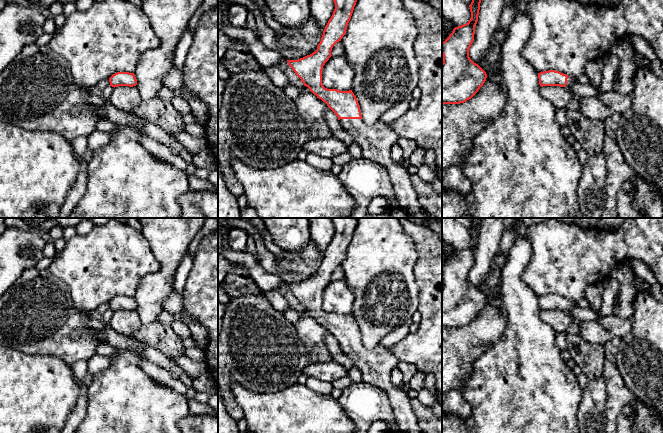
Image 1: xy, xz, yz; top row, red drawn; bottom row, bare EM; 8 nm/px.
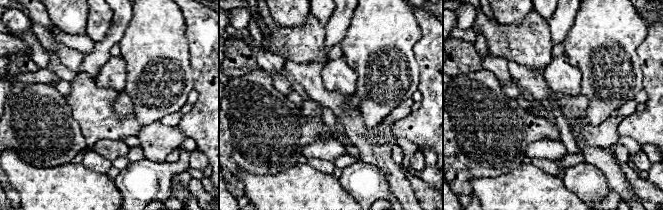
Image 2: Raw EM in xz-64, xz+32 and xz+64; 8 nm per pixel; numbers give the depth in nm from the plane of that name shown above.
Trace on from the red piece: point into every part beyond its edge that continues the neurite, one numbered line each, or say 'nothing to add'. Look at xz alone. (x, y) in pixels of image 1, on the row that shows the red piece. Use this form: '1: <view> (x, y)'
1: xz (376, 141)

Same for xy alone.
nothing to add

